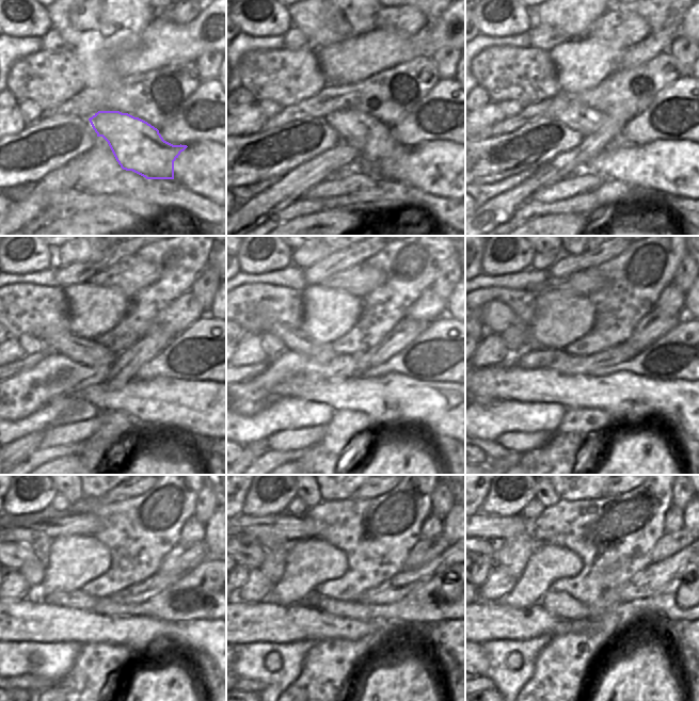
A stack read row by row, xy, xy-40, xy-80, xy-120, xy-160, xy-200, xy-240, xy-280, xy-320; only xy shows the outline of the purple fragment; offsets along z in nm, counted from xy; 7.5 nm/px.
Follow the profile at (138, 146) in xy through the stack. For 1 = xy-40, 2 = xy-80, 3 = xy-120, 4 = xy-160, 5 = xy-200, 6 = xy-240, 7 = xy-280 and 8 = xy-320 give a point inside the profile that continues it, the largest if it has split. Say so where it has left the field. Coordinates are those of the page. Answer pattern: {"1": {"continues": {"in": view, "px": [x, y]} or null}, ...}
{"1": {"continues": {"in": "xy-40", "px": [372, 138]}}, "2": {"continues": {"in": "xy-80", "px": [584, 120]}}, "3": {"continues": {"in": "xy-120", "px": [89, 352]}}, "4": {"continues": {"in": "xy-160", "px": [297, 340]}}, "5": {"continues": {"in": "xy-200", "px": [495, 316]}}, "6": {"continues": {"in": "xy-240", "px": [10, 555]}}, "7": {"continues": {"in": "xy-280", "px": [251, 555]}}, "8": {"continues": {"in": "xy-320", "px": [487, 548]}}}

